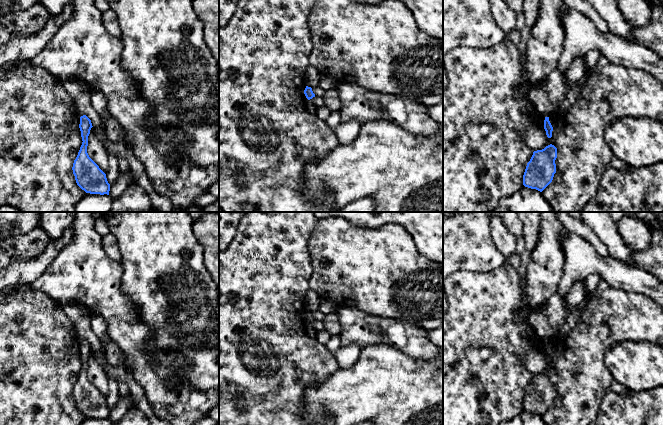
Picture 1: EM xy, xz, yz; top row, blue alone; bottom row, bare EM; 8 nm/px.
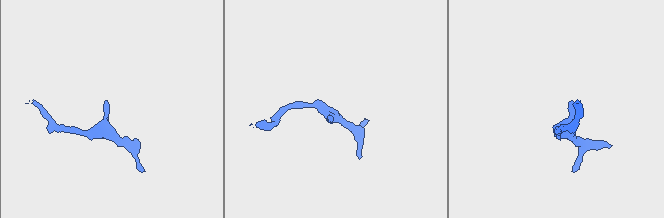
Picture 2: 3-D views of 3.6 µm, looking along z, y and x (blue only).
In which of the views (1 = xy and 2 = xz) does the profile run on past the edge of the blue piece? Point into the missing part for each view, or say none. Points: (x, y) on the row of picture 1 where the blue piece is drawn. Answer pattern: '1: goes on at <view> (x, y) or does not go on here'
1: does not go on here
2: does not go on here

